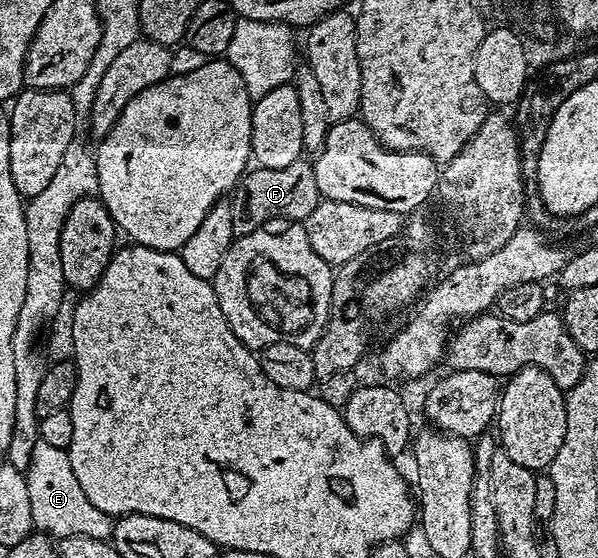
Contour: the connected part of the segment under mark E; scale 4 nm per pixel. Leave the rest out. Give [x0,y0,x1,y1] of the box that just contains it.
[26,443,113,540]

